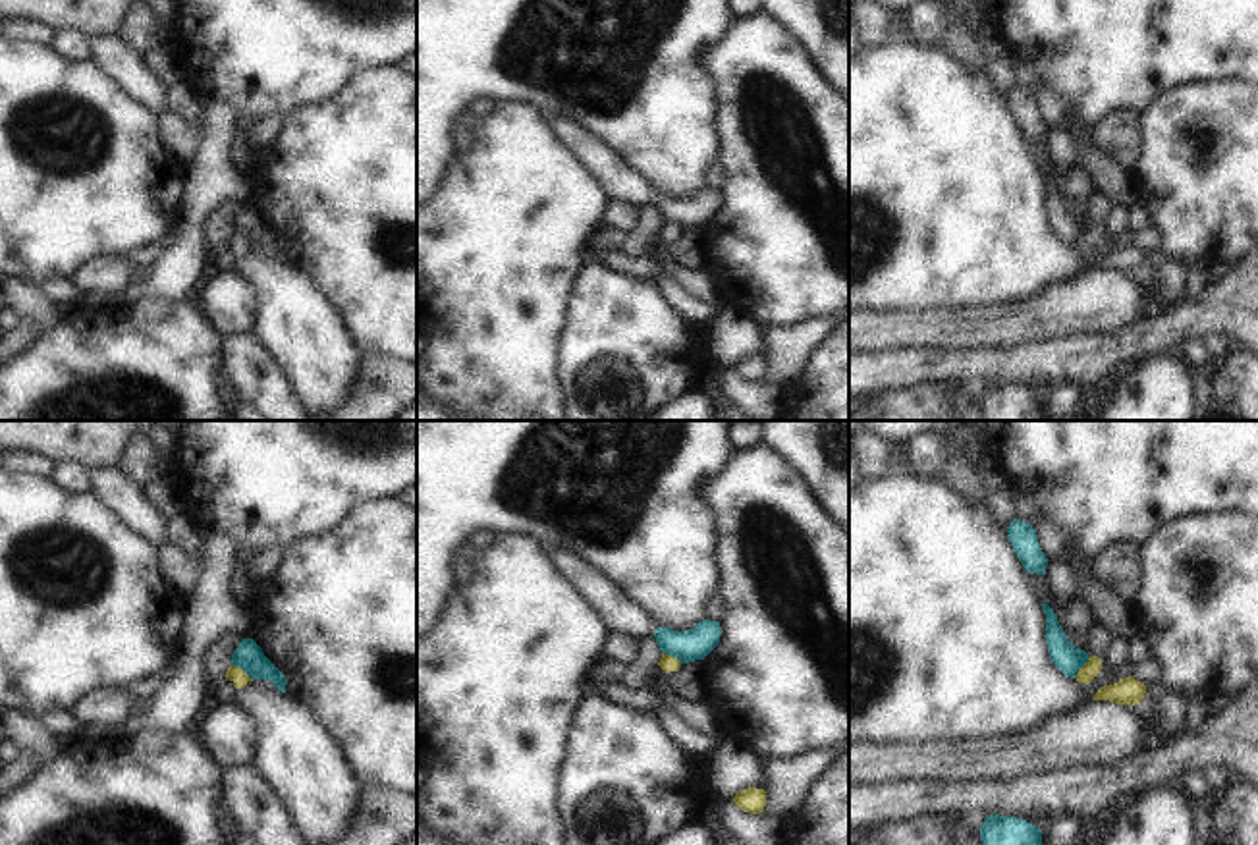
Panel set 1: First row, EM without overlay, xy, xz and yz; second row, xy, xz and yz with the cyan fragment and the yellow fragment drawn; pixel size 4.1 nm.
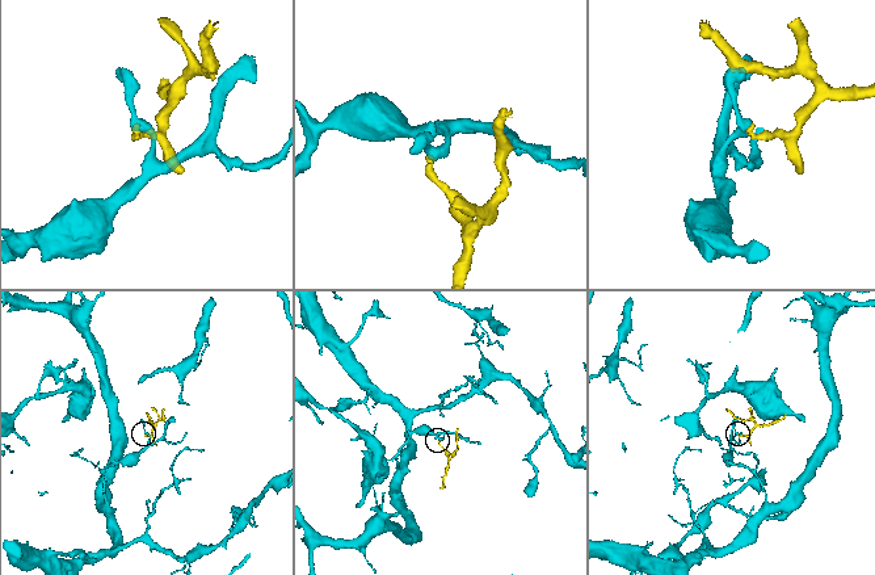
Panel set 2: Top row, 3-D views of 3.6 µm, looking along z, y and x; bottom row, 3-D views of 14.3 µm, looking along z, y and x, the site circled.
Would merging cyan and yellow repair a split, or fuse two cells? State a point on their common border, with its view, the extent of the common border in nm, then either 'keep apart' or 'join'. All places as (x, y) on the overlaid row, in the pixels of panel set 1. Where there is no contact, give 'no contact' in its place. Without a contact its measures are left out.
contact xy (244, 670); length 120 nm; keep apart

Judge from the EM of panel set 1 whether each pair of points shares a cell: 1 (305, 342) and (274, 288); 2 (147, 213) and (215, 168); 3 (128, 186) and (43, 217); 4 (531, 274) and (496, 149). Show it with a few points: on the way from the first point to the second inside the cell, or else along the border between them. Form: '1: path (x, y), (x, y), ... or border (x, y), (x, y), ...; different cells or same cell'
1: path (298, 328), (286, 301); same cell
2: border (186, 164), (186, 188), (178, 218), (170, 230); different cells
3: path (107, 186), (74, 186), (64, 195); same cell
4: path (514, 244), (514, 180); same cell

